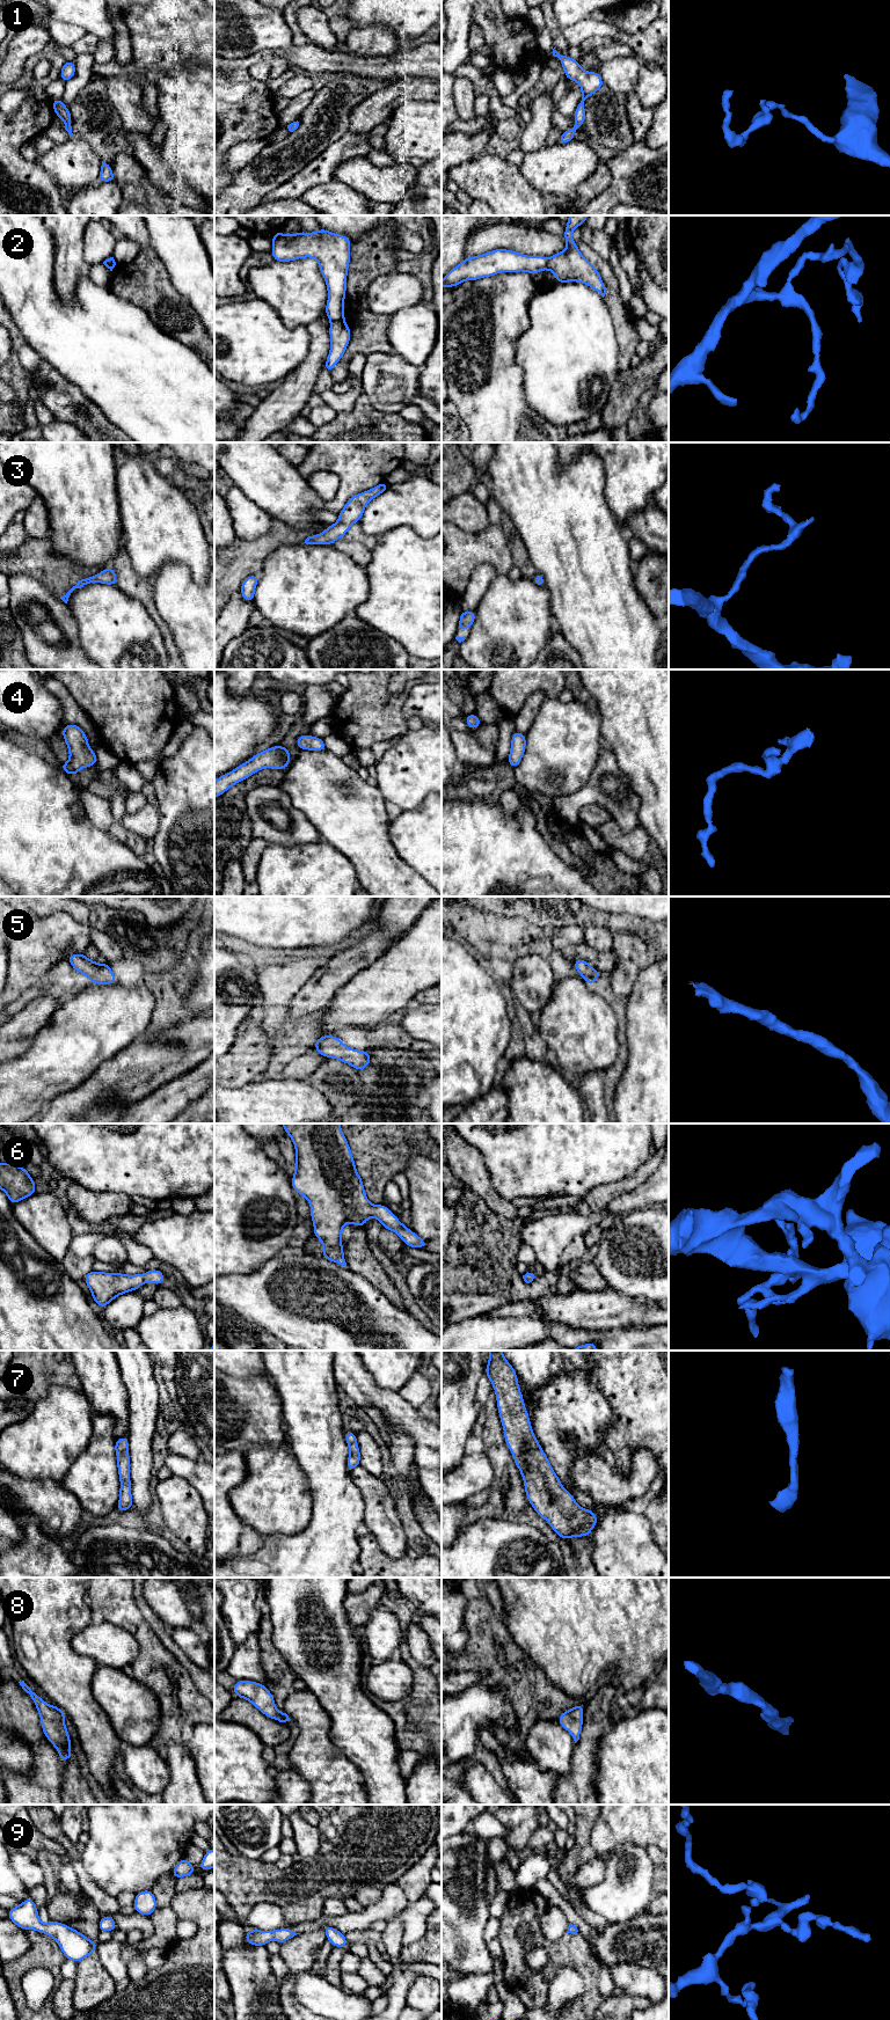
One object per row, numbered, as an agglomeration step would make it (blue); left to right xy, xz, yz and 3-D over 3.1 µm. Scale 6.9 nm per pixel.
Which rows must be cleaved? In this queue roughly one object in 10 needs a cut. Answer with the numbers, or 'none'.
2

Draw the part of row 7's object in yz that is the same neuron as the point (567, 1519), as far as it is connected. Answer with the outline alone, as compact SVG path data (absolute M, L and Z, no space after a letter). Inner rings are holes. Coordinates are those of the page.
M502 1351L489 1352L486 1376L493 1383L505 1443L524 1479L527 1500L559 1537L590 1536L598 1517L591 1509L581 1508L562 1486L534 1436L513 1367Z

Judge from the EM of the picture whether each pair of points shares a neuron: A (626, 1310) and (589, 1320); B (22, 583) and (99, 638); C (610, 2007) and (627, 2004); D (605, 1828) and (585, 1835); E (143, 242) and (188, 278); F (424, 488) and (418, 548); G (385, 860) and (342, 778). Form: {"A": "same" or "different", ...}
{"A": "same", "B": "different", "C": "same", "D": "different", "E": "different", "F": "different", "G": "same"}

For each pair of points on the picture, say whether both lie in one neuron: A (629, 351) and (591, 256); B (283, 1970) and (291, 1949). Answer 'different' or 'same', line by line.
A: same
B: different

